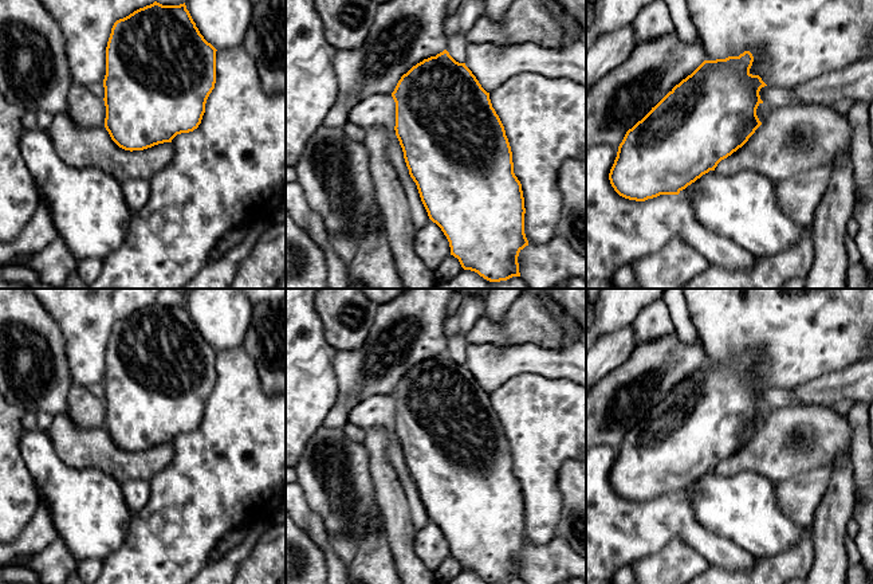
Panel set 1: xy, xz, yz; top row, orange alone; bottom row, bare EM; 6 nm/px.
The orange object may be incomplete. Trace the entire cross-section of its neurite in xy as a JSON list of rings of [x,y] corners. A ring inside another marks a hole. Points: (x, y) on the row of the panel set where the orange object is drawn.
[[[154,1],[114,23],[106,47],[103,79],[106,118],[105,128],[111,140],[125,150],[143,150],[172,142],[181,133],[198,128],[205,103],[216,83],[216,48],[200,34],[185,3],[162,5]]]

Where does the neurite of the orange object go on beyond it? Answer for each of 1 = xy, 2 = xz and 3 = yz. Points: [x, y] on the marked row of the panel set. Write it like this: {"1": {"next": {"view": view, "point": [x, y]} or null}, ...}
{"1": {"next": null}, "2": {"next": null}, "3": {"next": null}}

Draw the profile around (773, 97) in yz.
[[[764,86],[759,91],[760,99],[770,109],[775,110],[782,106],[801,105],[802,101],[793,95],[791,87],[771,87]]]

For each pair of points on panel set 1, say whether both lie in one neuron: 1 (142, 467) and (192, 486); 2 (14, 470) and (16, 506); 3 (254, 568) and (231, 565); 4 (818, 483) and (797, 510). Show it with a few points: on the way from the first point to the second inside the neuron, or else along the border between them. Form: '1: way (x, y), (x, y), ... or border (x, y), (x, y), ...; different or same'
1: border (173, 445), (173, 459), (148, 481); different
2: way (14, 479), (14, 497); same
3: border (258, 540), (238, 569); different
4: way (811, 490), (799, 504); same

